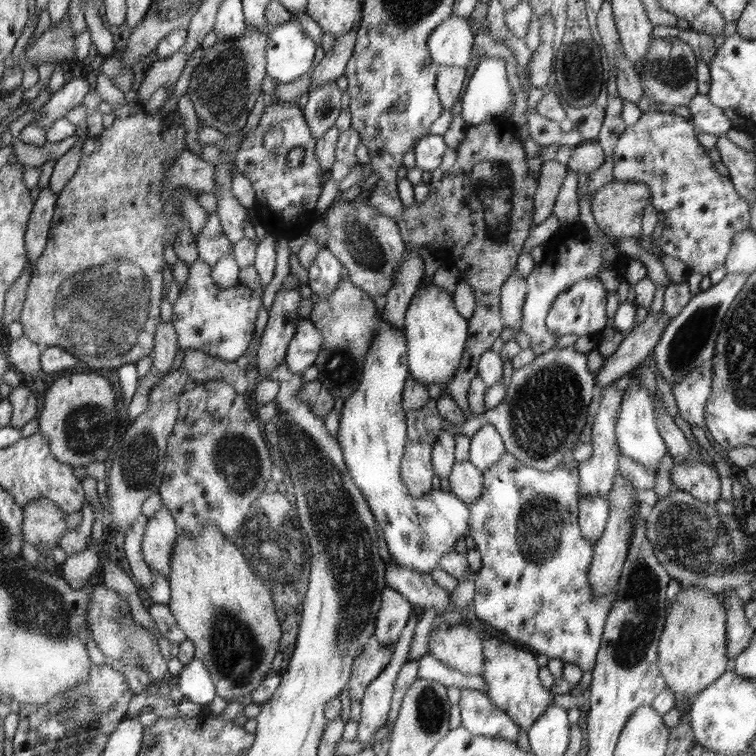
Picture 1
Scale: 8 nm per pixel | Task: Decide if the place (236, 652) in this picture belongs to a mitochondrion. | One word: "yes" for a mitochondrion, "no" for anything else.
yes

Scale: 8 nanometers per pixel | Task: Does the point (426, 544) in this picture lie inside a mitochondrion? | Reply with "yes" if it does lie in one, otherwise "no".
no

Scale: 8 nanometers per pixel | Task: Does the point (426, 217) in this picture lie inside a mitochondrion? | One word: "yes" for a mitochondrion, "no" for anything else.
no

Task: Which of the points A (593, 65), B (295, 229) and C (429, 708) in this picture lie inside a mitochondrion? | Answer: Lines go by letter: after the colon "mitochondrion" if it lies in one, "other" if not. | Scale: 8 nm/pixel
A: mitochondrion
B: other
C: mitochondrion

